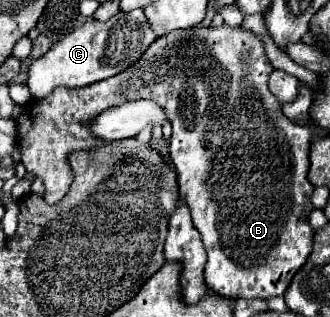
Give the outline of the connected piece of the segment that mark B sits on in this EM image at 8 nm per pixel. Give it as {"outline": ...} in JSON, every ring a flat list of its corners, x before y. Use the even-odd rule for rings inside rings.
{"outline":[[223,24,219,28,177,30,157,38,137,64,105,82,95,82,85,88,57,88,49,98,37,102,35,98,29,100,17,120,21,162,27,172,43,178,43,200,47,204,57,204,67,194,73,180,73,172,65,162,69,152,103,144,85,130,85,122,89,122,93,114,99,114,99,110,119,106,125,100,153,100,165,110,173,124,169,154,177,172,181,198,189,206,193,224,207,250,205,282,209,290,225,298,283,296,293,274,301,268,311,250,313,228,307,224,307,216,313,210,313,186,307,180,311,134,309,128,297,126,281,112,281,104,269,90,271,72,273,66,261,38,243,24,235,28],[221,120,223,136,213,136]]}

